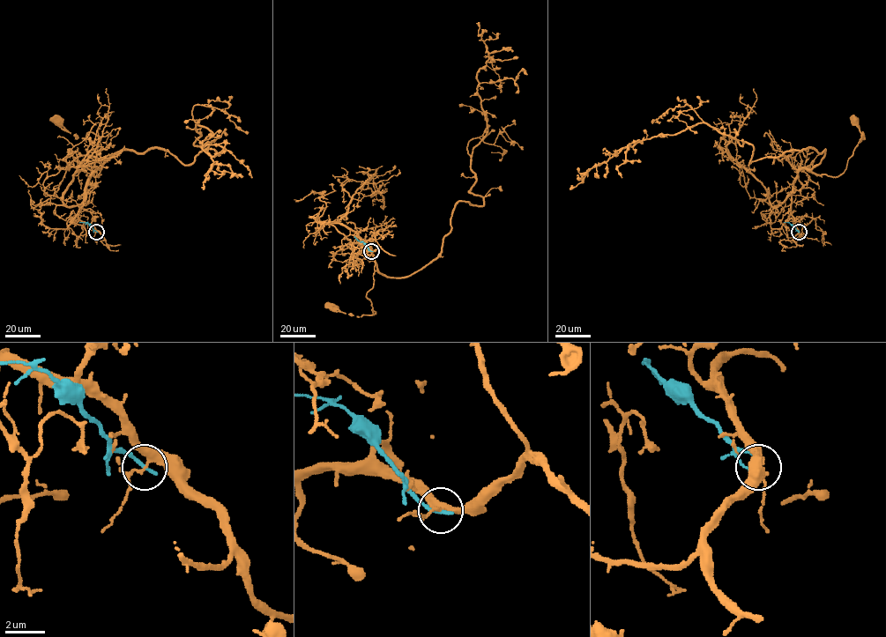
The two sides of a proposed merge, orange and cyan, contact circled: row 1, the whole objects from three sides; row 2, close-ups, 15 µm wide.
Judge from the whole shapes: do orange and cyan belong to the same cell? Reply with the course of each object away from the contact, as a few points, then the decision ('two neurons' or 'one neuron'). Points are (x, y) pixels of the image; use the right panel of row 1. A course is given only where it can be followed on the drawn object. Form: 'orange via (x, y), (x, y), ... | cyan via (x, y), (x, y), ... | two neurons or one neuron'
orange via (799, 232), (791, 210), (794, 179), (803, 168), (819, 174), (841, 174), (863, 132), (864, 137), (855, 122) | cyan via (799, 232), (789, 222), (784, 222) | two neurons

